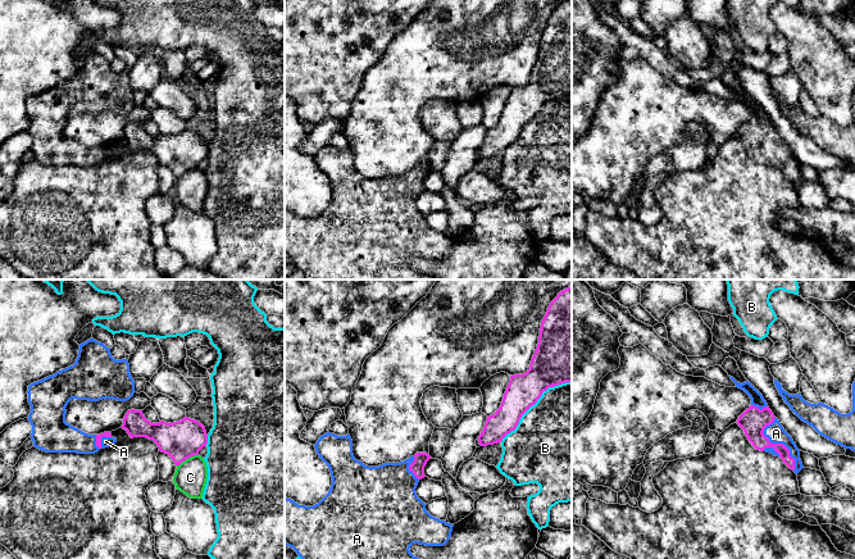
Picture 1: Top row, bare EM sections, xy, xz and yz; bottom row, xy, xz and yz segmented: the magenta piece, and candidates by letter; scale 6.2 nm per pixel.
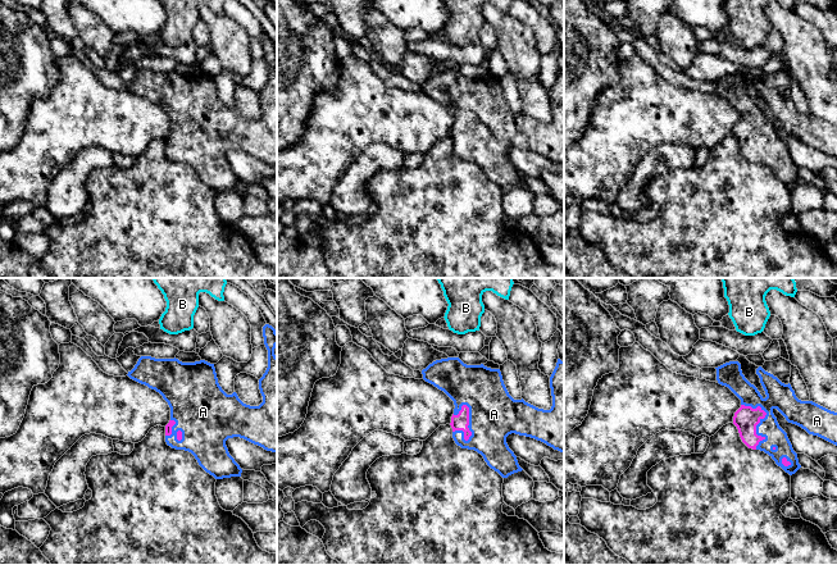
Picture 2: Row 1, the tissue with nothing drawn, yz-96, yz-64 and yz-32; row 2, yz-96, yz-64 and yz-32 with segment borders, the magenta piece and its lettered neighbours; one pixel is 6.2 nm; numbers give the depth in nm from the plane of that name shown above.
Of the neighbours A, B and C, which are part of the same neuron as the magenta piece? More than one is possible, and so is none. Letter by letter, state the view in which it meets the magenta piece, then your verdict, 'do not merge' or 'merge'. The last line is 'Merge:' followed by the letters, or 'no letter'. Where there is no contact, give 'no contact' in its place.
A: yz | merge
B: xz | do not merge
C: xy | do not merge
Merge: A

